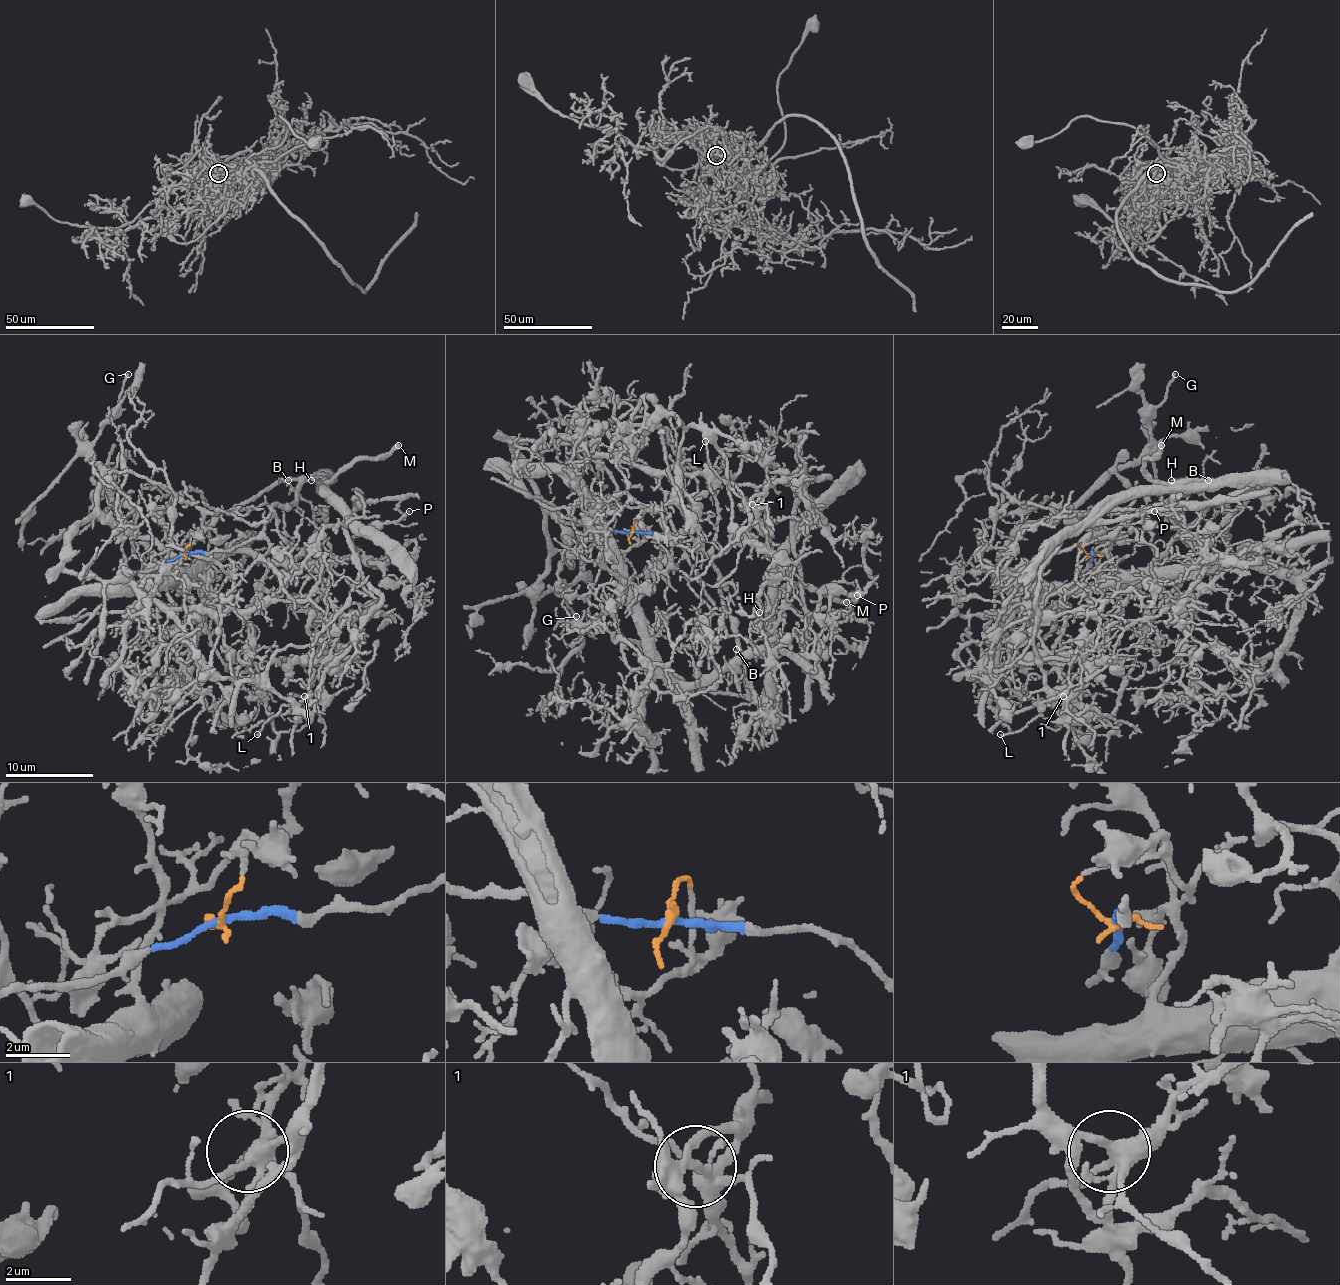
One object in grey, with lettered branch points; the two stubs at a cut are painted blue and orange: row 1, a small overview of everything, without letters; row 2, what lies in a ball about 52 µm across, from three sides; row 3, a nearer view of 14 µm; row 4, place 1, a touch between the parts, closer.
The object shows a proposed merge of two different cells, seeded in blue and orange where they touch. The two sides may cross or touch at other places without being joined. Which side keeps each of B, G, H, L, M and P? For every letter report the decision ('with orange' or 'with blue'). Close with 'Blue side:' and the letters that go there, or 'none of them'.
B: with blue
G: with orange
H: with blue
L: with blue
M: with blue
P: with blue
Blue side: B, H, L, M, P

